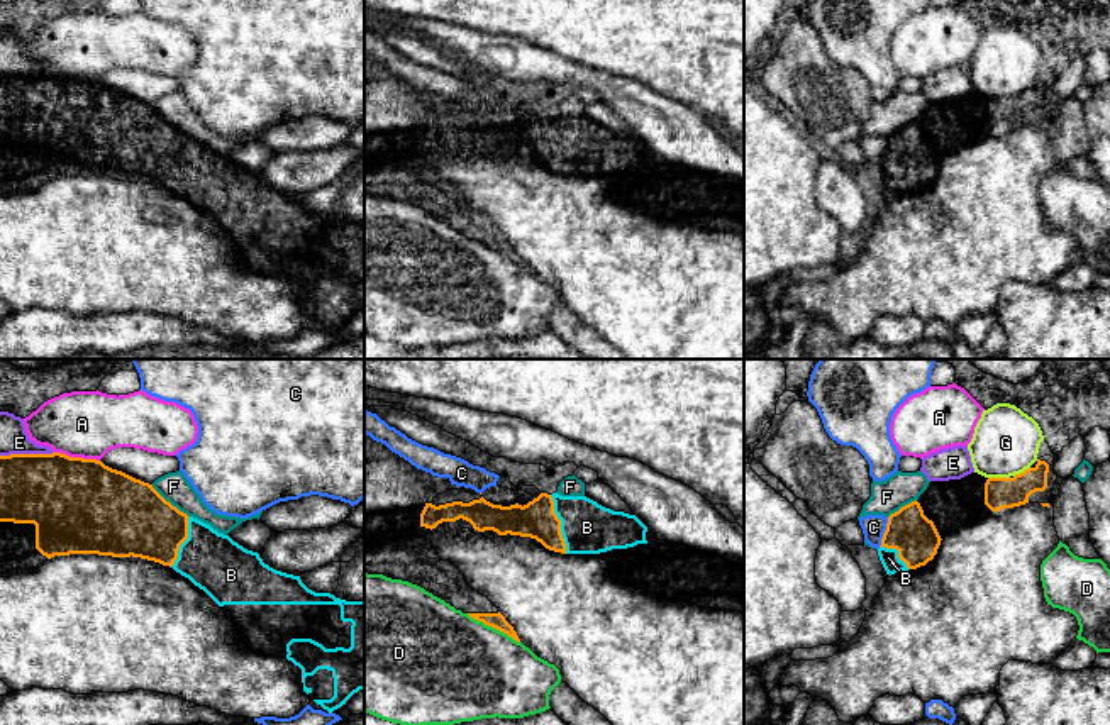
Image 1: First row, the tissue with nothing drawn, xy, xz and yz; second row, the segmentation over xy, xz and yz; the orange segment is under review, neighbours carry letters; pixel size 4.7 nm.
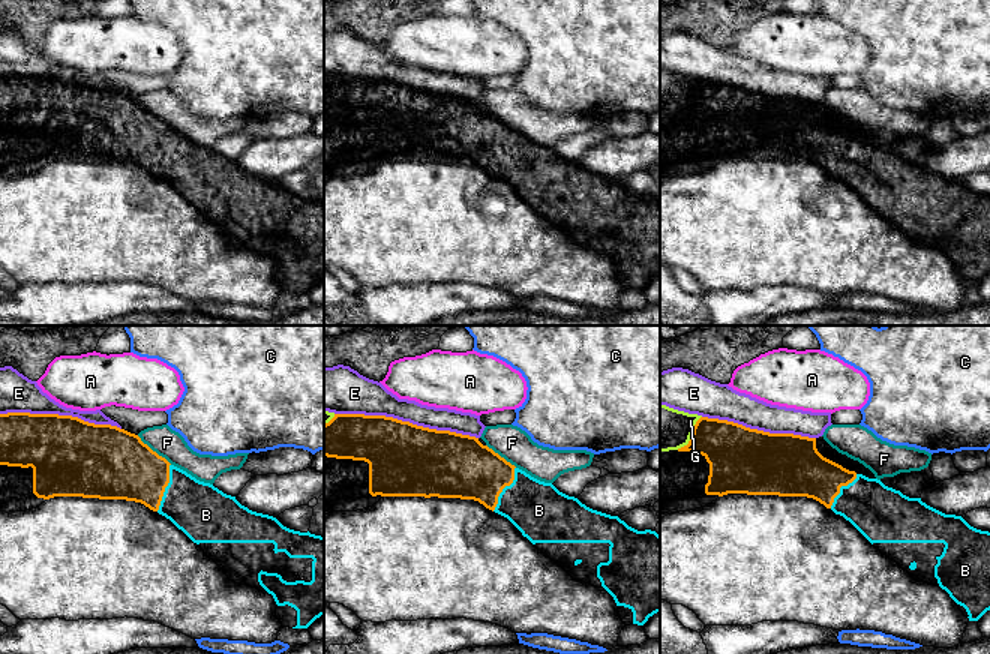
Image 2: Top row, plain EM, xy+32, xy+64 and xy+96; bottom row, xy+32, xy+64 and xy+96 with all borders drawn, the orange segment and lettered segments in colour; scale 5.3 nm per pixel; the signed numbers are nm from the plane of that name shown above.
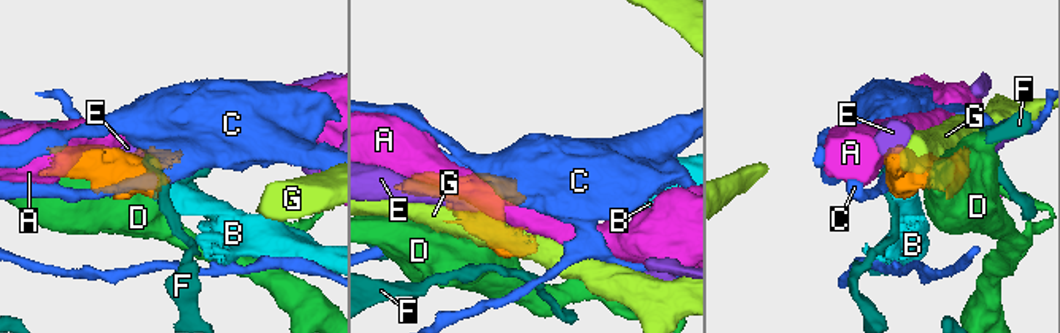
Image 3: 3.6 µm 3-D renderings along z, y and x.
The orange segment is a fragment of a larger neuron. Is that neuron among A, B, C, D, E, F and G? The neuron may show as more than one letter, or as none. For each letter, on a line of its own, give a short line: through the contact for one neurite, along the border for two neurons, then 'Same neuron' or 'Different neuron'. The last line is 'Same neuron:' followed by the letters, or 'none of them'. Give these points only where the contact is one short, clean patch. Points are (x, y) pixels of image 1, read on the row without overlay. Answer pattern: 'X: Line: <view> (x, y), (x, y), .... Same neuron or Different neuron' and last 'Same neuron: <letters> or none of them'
A: Different neuron
B: Line: xz (538, 141), (560, 144), (587, 148). Same neuron
C: Line: yz (888, 138), (878, 166). Different neuron
D: Different neuron
E: Different neuron
F: Line: xy (151, 105), (188, 136). Different neuron
G: Different neuron
Same neuron: B

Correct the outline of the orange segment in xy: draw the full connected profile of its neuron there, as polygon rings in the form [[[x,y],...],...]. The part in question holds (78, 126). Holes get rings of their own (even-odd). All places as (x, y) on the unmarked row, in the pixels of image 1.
[[[61,73],[0,76],[0,142],[34,144],[36,169],[47,180],[132,176],[173,188],[224,230],[249,269],[298,286],[303,312],[329,334],[364,310],[364,222],[308,210],[300,196],[269,188],[258,173],[180,132],[153,105],[102,81]],[[322,246],[339,254],[336,266],[320,256]]]

